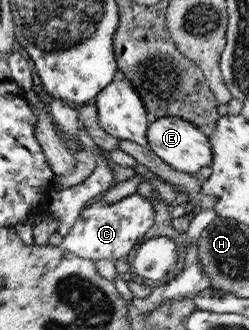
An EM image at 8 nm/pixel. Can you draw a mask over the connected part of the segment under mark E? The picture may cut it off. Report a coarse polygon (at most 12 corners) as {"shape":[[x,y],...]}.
{"shape":[[174,116],[152,118],[148,149],[198,175],[213,162],[208,137]]}

